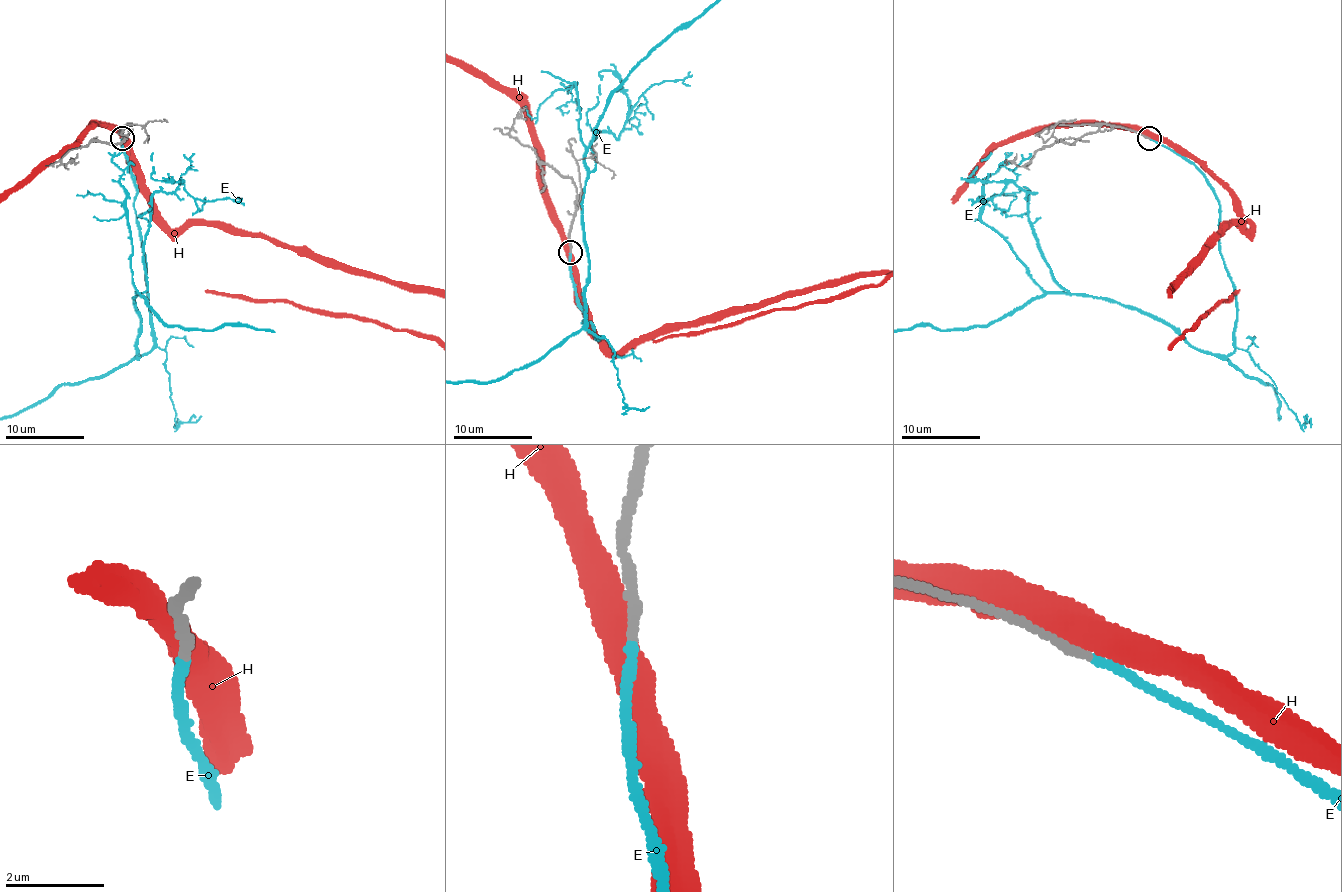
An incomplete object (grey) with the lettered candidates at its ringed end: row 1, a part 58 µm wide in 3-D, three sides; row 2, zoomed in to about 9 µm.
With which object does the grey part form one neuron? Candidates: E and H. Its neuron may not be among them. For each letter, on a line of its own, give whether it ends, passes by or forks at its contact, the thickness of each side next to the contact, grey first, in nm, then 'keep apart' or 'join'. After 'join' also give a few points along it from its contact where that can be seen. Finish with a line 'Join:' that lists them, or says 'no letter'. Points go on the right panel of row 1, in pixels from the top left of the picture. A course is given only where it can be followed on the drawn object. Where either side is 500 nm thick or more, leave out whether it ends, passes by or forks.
E: it ends; calibres 180 and 190 nm; join
H: calibres 240 and 500 nm; keep apart
Join: E

